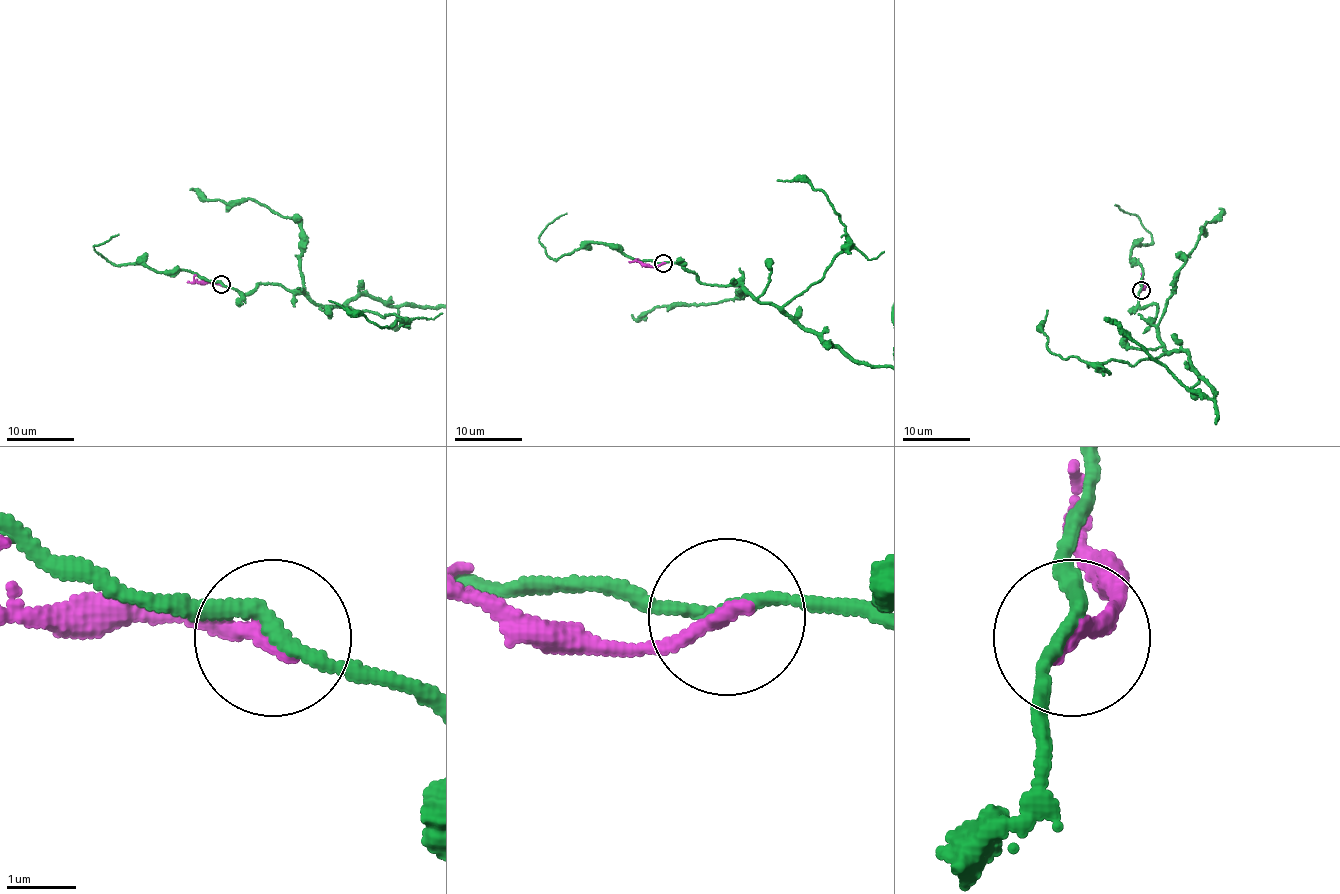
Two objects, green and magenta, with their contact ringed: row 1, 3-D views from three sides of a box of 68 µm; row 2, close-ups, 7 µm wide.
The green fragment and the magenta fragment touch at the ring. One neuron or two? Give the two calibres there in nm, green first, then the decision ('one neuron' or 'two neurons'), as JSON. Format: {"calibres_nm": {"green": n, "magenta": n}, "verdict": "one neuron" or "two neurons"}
{"calibres_nm": {"green": 190, "magenta": 240}, "verdict": "two neurons"}

